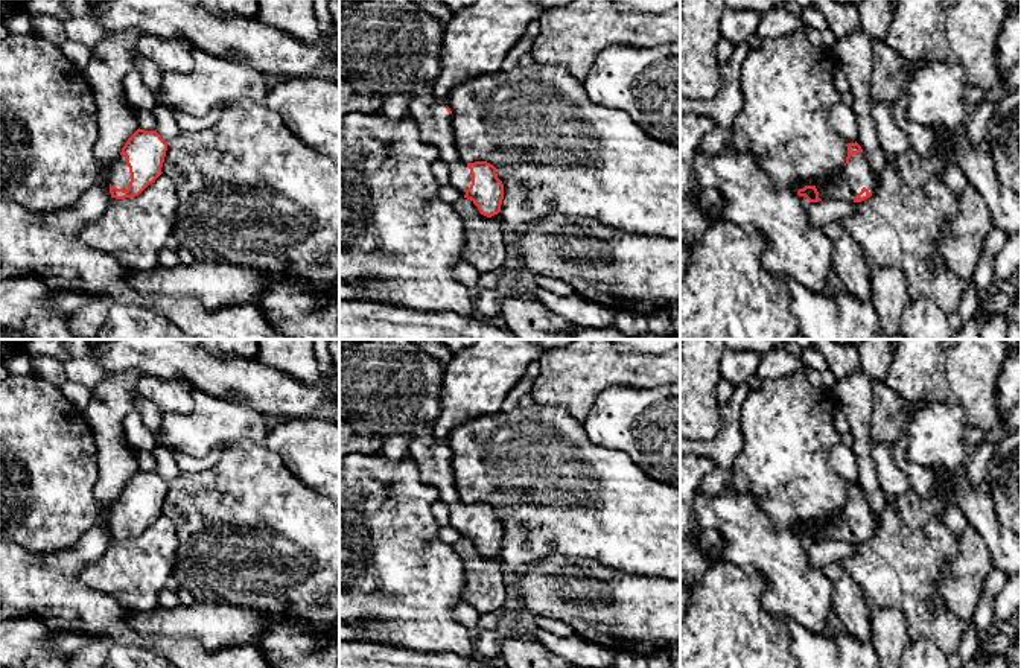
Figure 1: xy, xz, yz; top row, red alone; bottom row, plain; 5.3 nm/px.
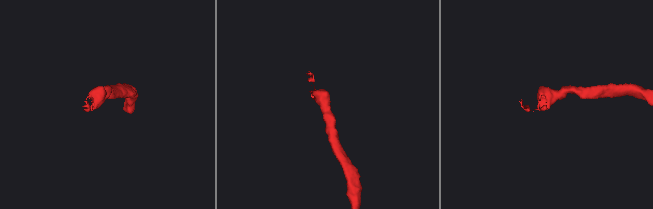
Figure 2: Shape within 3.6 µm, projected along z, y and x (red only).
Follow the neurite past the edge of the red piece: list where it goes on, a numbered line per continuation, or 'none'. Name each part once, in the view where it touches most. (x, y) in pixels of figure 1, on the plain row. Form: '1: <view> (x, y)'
1: xy (119, 516)

